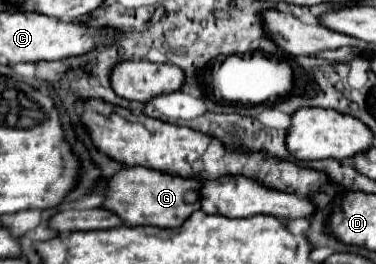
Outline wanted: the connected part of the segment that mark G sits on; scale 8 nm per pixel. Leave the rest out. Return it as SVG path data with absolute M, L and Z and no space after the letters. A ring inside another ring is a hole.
M143 166L135 168L125 168L117 172L109 180L109 190L107 190L107 202L103 208L115 212L121 216L121 220L129 226L159 226L159 228L179 228L193 212L201 208L201 182L191 178L175 176L175 174L165 174L159 170L149 170ZM187 188L189 188L189 204L187 204Z

